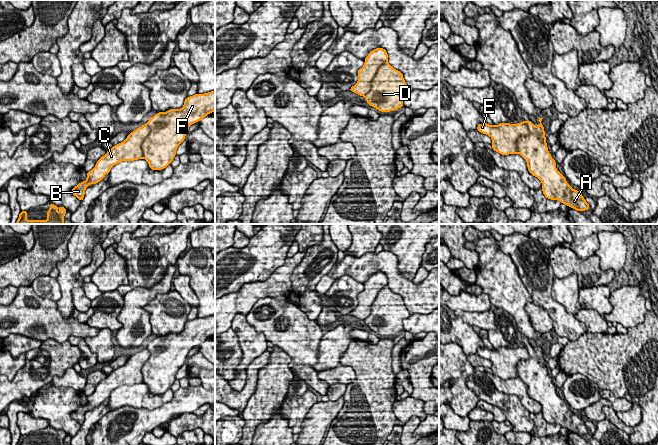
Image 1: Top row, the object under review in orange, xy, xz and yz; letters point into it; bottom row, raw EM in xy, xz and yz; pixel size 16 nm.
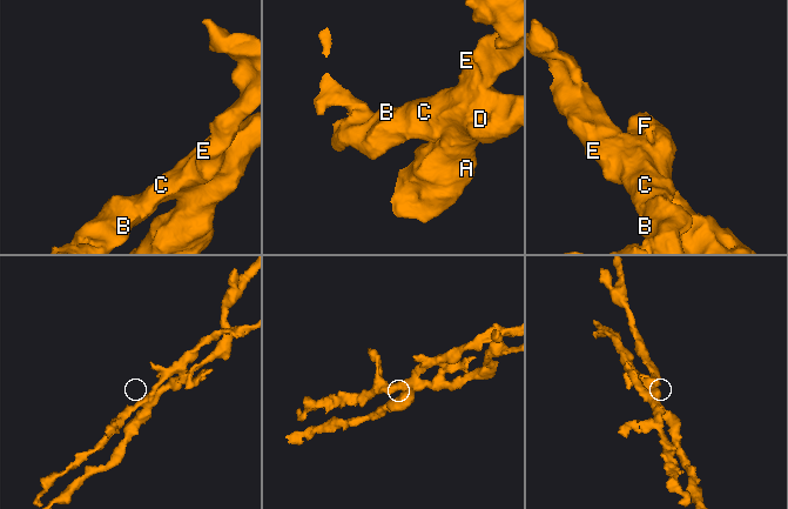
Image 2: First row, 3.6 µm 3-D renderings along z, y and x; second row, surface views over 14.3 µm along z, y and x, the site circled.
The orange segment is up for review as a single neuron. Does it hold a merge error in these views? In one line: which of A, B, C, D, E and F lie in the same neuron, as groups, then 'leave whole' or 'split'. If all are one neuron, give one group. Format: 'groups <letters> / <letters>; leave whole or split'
groups A D F / B C E; split

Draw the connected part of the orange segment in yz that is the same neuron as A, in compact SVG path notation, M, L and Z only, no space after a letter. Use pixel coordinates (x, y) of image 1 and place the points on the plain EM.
M542 343L538 344L538 350L531 344L523 344L529 358L520 360L517 364L518 376L526 384L528 395L542 406L542 415L546 422L559 424L577 435L590 433L582 418L574 414L557 394L556 385L548 375Z

